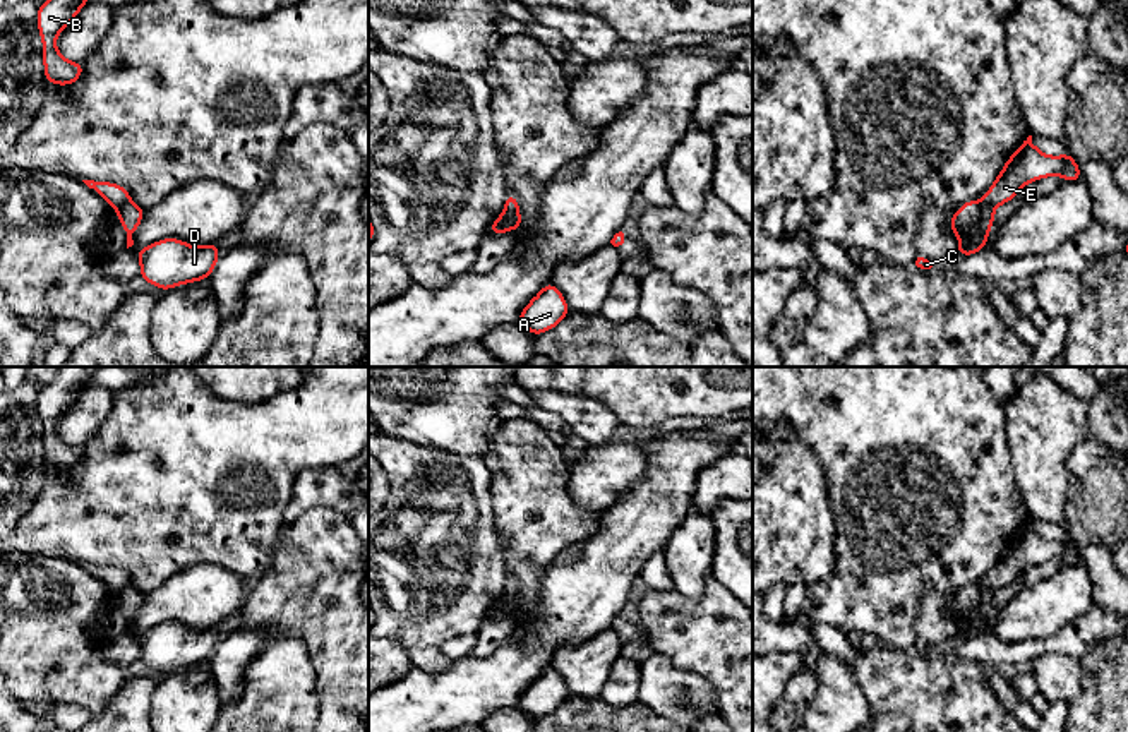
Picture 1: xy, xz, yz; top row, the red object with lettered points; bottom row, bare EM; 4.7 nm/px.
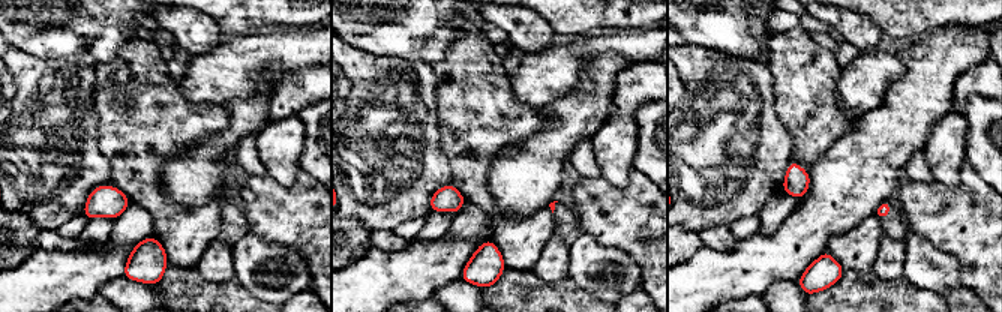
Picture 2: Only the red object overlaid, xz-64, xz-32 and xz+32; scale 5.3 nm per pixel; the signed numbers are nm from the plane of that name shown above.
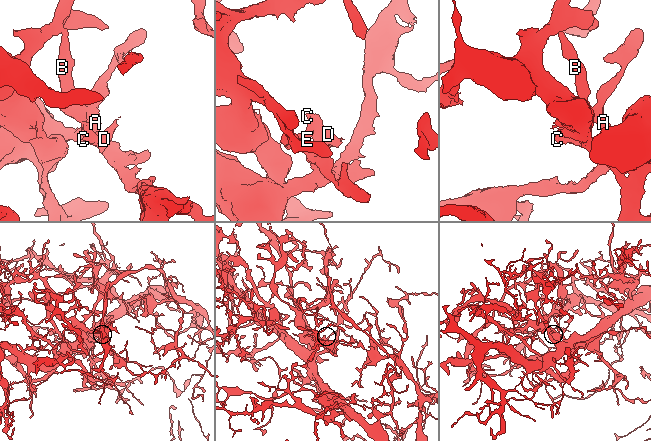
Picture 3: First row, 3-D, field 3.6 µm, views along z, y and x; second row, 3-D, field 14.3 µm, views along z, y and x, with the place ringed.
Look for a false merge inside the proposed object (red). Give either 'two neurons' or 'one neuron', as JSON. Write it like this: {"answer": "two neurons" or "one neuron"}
{"answer": "two neurons"}

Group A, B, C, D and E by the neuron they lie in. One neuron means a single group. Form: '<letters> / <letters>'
A B E / C D

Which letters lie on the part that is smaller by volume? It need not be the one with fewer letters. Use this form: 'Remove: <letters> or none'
Remove: C, D

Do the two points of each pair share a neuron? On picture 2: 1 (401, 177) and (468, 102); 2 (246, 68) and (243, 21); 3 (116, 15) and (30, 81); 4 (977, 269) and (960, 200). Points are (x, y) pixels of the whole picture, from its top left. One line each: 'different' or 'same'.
1: different
2: different
3: different
4: same

